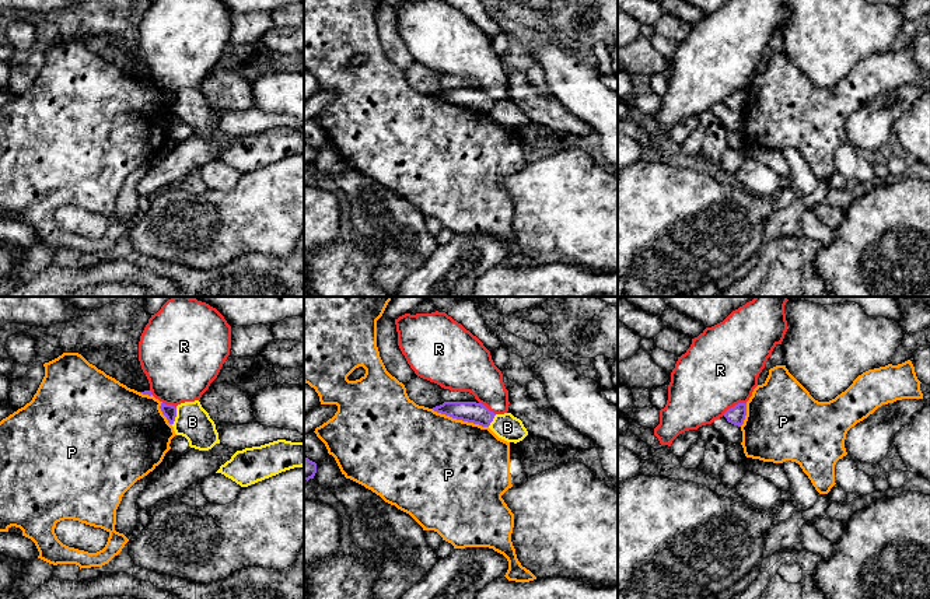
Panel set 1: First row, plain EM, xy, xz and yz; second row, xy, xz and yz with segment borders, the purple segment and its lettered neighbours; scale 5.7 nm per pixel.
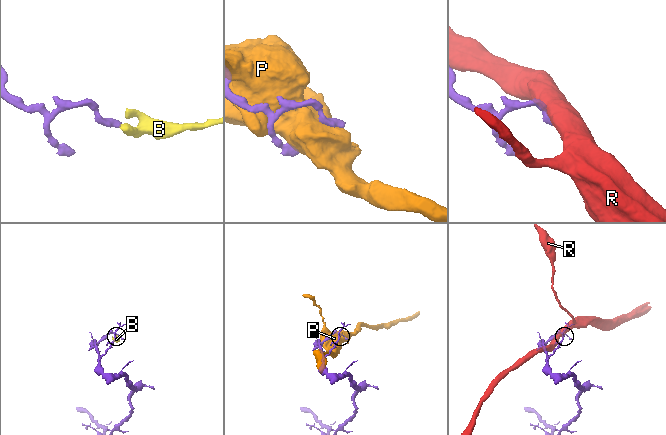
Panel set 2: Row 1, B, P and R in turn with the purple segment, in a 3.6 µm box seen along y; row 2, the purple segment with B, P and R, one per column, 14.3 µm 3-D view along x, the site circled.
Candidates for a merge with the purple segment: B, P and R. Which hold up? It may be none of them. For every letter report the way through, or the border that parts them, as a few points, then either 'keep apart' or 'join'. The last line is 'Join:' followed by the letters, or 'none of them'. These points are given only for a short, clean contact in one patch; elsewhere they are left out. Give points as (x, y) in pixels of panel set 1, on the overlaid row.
B: along xy (177, 407), (172, 424) | keep apart
P: keep apart
R: keep apart
Join: none of them

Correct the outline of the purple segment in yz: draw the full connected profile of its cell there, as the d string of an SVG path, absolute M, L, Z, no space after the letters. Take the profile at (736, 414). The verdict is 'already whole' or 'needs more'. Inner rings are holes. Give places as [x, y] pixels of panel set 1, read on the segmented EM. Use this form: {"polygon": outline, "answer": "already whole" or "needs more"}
{"polygon": "M738 403L724 413L728 423L741 427L747 416L747 403Z", "answer": "already whole"}

